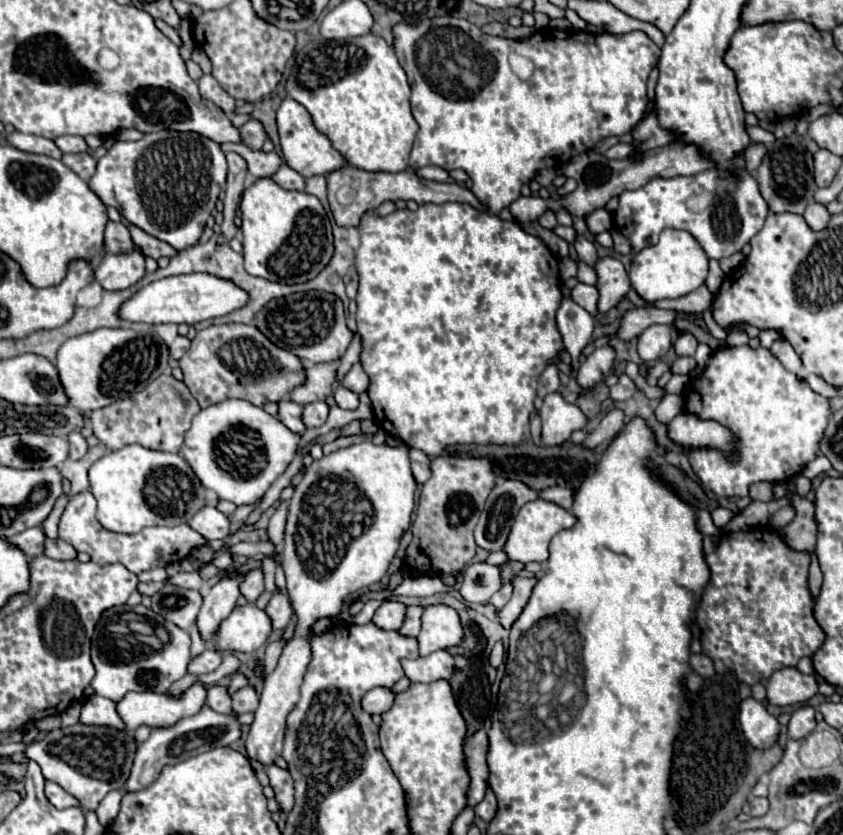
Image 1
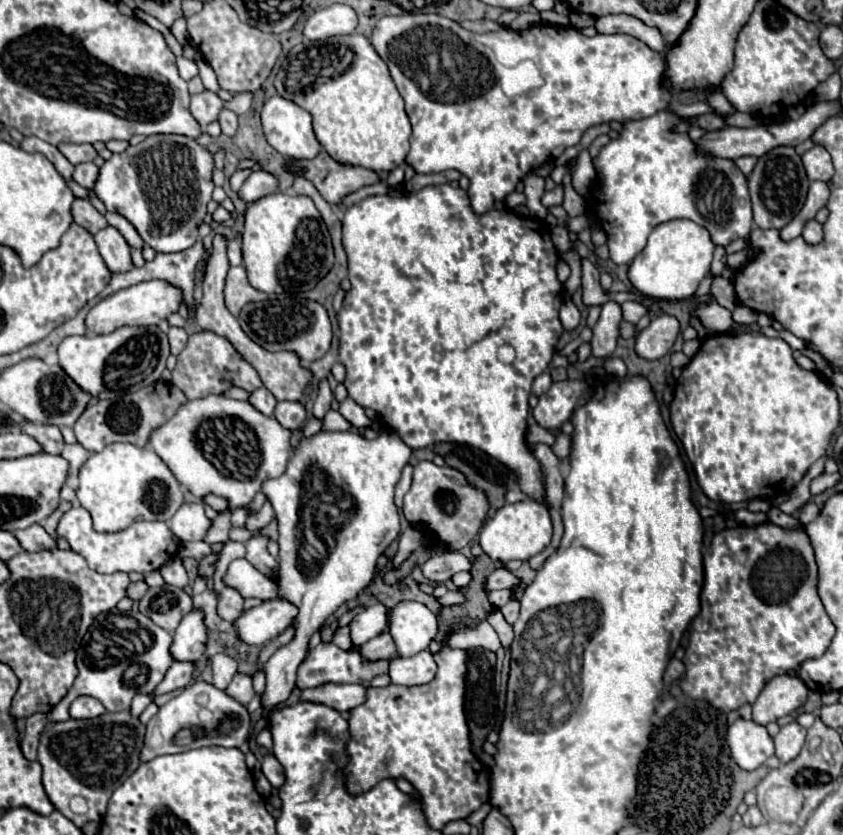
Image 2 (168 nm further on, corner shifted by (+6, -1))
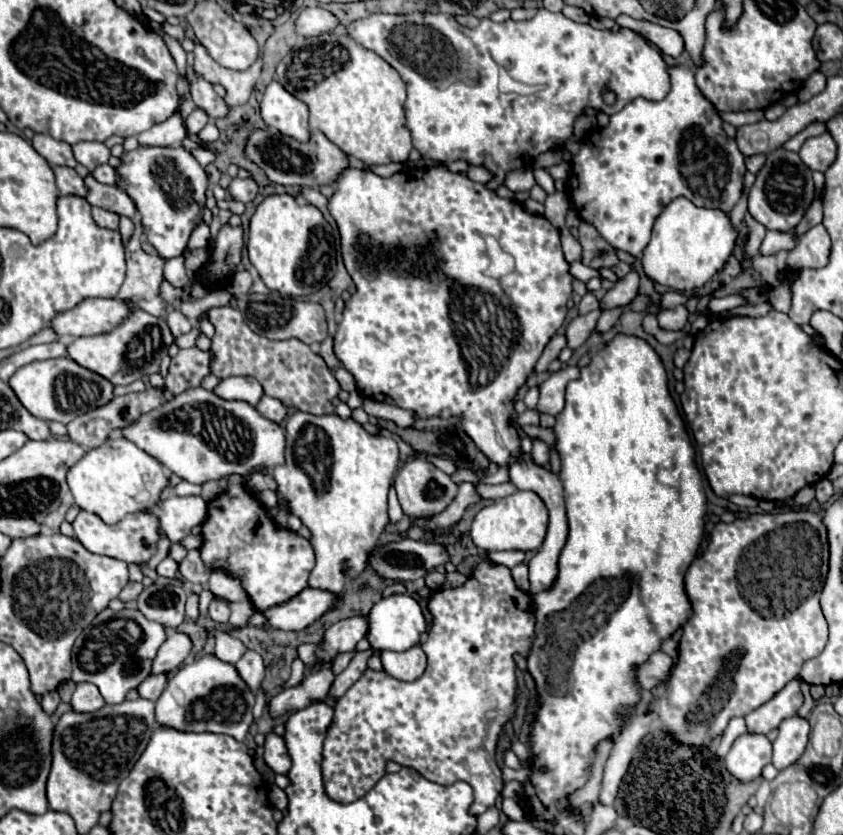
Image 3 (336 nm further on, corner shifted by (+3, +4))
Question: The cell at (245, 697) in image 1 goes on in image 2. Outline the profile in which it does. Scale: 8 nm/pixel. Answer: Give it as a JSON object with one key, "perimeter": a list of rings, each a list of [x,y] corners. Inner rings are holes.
{"perimeter":[[[236,673],[234,679],[230,681],[226,693],[232,695],[232,697],[234,697],[236,701],[240,701],[242,705],[248,705],[250,699],[256,695],[254,689],[252,689],[252,677],[250,677],[250,675],[244,675],[244,673]]]}

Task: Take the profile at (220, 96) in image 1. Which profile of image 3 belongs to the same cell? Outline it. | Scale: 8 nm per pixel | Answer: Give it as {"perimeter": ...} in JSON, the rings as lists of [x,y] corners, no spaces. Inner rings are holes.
{"perimeter":[[[195,108],[195,110],[189,114],[189,118],[187,118],[187,130],[189,130],[191,134],[197,134],[207,122],[209,122],[207,112],[201,110],[201,108]]]}

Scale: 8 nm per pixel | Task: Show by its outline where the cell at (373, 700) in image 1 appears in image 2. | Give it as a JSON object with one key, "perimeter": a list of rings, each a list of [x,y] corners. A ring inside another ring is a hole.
{"perimeter":[[[322,683],[322,687],[310,687],[300,691],[300,701],[326,703],[340,713],[364,703],[366,687],[356,683]]]}

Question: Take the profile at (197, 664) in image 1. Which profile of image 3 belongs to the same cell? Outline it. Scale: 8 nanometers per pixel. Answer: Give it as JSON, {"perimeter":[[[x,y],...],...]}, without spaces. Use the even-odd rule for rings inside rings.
{"perimeter":[[[151,674],[139,688],[137,692],[143,696],[143,698],[149,698],[149,700],[157,700],[161,696],[161,692],[165,690],[167,686],[167,674]]]}

